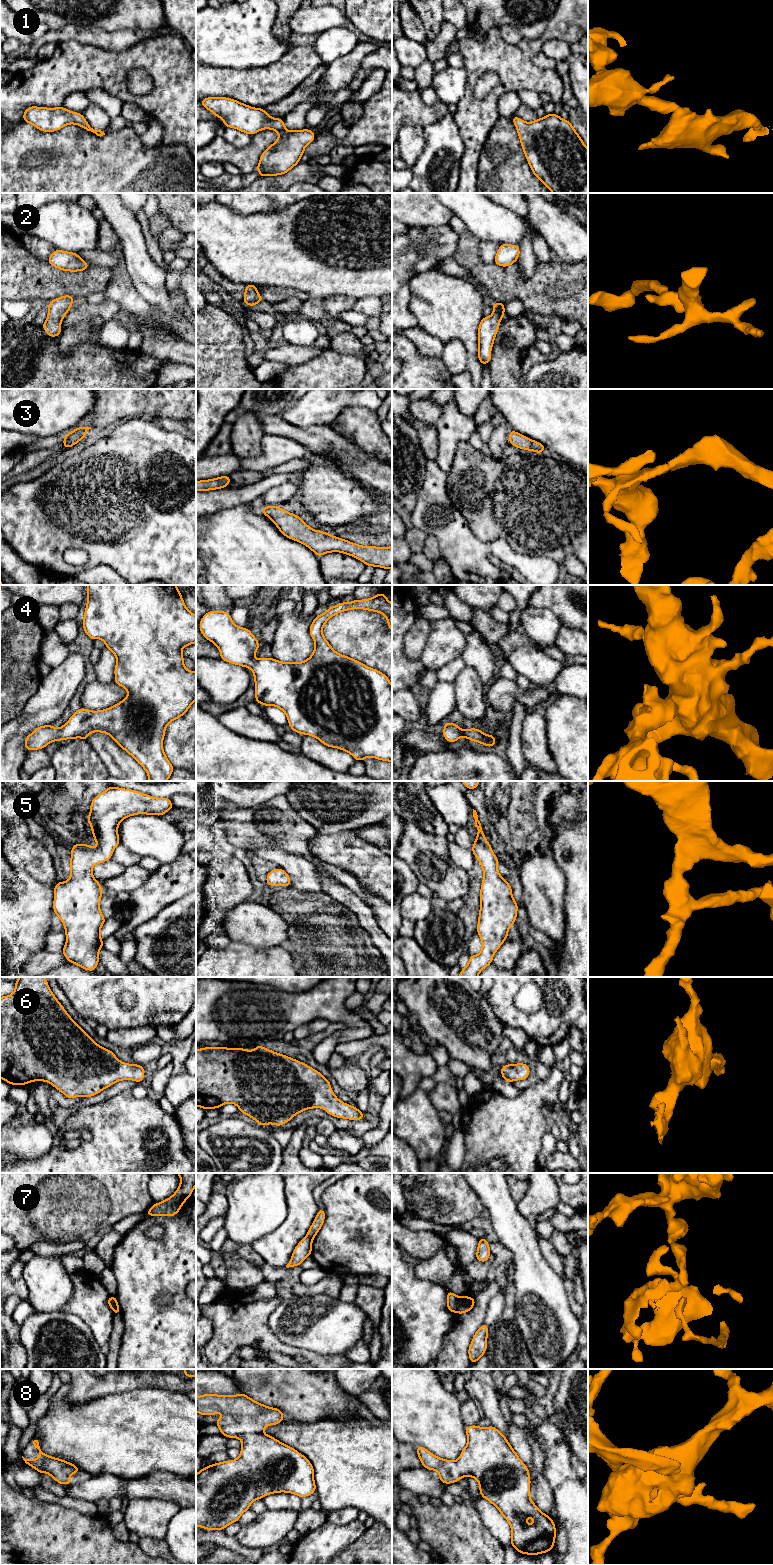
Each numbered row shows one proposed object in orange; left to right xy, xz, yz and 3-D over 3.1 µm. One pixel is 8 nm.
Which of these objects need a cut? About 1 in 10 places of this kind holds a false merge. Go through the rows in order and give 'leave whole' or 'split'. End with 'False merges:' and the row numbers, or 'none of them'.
1: leave whole
2: leave whole
3: leave whole
4: leave whole
5: leave whole
6: leave whole
7: split
8: leave whole
False merges: 7

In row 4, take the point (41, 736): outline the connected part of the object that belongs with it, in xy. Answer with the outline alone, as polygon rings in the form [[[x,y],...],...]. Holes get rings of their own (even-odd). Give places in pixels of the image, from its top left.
[[[87,585],[87,604],[84,613],[82,627],[86,635],[91,639],[101,639],[105,642],[105,647],[113,652],[117,662],[115,665],[114,682],[124,687],[128,691],[128,695],[121,702],[104,710],[91,711],[81,707],[74,712],[70,719],[60,728],[56,729],[53,725],[43,725],[37,727],[25,739],[25,749],[28,751],[44,749],[49,743],[56,740],[82,738],[88,741],[88,735],[93,732],[107,733],[122,749],[130,754],[146,771],[149,781],[167,781],[174,771],[174,767],[169,762],[163,751],[163,739],[167,725],[177,718],[185,715],[190,706],[196,700],[196,671],[189,671],[184,666],[184,657],[182,649],[185,646],[196,643],[196,615],[191,613],[182,598],[182,594],[176,585]]]

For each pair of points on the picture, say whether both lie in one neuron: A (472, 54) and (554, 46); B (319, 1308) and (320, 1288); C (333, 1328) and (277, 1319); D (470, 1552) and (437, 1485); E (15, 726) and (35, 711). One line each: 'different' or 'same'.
A: different
B: different
C: same
D: different
E: same

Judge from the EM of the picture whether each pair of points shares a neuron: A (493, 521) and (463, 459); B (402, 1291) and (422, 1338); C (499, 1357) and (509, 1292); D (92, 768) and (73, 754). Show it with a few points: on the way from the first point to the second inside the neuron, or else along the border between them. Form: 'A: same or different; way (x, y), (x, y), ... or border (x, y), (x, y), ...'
A: same; way (491, 506), (483, 497), (473, 474)
B: same; way (402, 1303), (402, 1318), (410, 1326)
C: same; way (505, 1341), (509, 1308)
D: same; way (87, 768), (78, 759)

